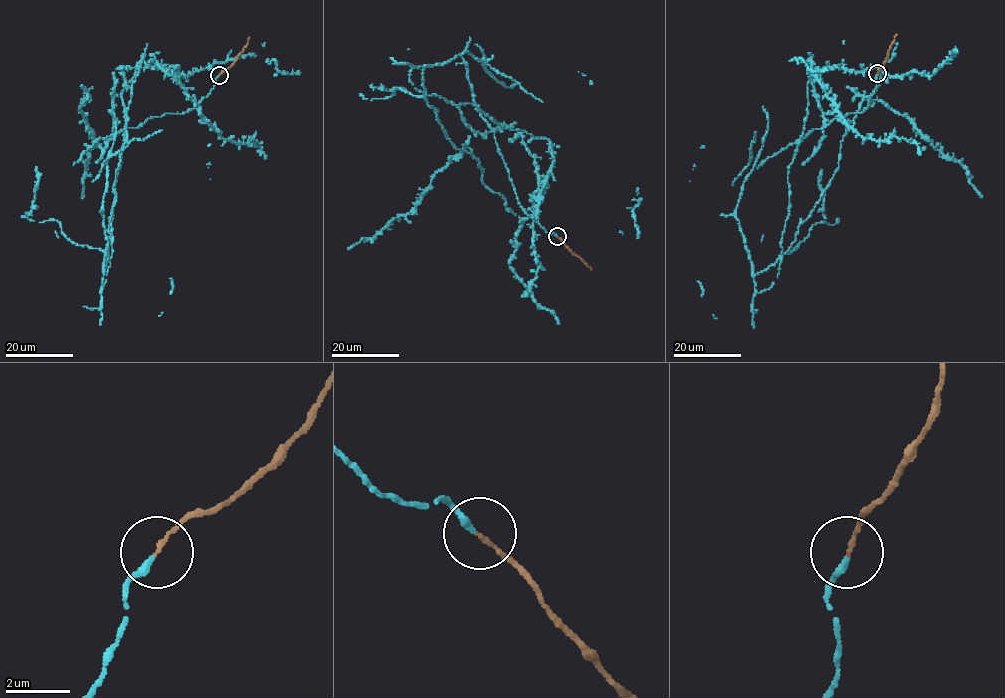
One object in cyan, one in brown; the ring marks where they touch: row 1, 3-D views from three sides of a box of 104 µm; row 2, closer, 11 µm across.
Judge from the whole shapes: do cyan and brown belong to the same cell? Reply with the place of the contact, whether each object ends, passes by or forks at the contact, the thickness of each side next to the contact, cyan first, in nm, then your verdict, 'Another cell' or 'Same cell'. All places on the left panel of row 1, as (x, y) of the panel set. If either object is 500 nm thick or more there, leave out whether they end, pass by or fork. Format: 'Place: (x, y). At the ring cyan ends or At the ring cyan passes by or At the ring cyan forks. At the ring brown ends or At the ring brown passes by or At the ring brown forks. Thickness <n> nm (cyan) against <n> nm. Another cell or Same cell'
Place: (219, 75). At the ring cyan ends. At the ring brown ends. Thickness 200 nm (cyan) against 120 nm. Same cell

